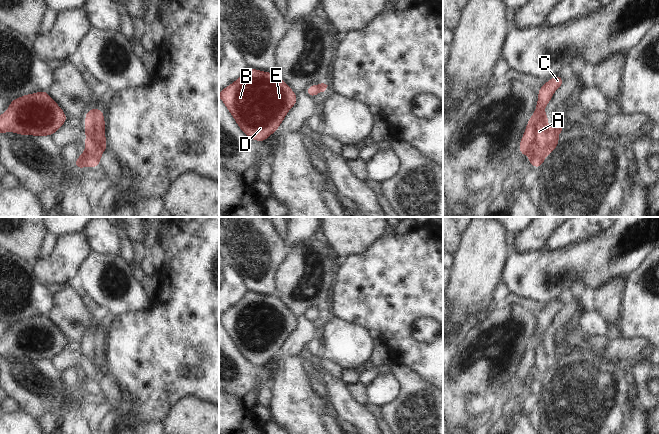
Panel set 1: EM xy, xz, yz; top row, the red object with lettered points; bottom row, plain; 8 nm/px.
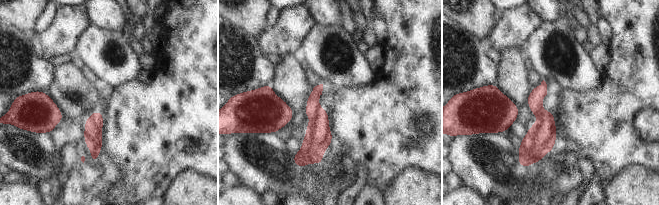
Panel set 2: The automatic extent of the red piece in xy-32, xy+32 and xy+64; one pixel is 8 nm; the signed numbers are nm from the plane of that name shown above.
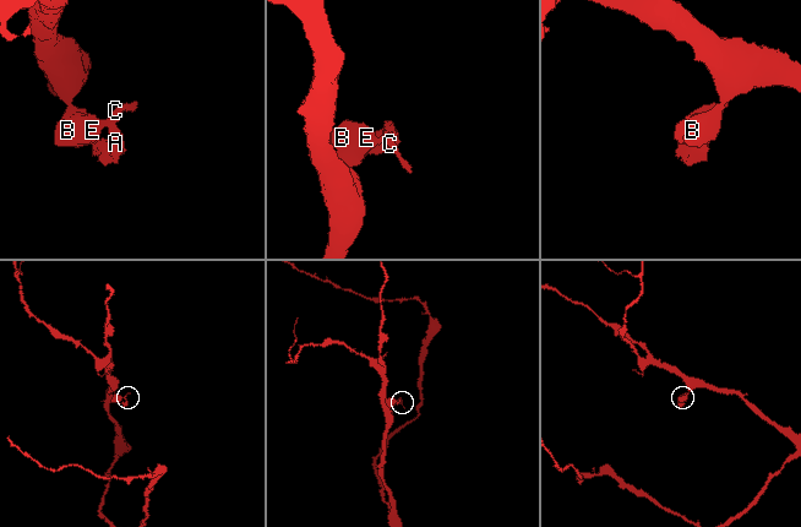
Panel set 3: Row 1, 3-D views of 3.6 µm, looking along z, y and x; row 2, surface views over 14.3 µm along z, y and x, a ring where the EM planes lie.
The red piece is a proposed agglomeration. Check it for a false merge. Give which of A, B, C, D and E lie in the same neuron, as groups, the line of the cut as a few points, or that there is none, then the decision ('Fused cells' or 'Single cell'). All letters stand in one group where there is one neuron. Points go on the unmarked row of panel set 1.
Groups: A / B C D E. Split along xy (96, 332), (86, 346). Fused cells.

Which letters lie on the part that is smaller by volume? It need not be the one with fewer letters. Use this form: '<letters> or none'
A

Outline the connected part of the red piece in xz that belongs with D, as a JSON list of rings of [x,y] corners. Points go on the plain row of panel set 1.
[[[247,292],[240,302],[219,316],[219,322],[242,356],[257,366],[264,366],[272,357],[278,355],[287,337],[297,327],[297,318],[277,297],[255,292]]]

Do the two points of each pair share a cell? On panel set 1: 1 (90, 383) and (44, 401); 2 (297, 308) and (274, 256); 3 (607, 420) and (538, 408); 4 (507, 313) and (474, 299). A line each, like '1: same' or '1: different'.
1: same
2: different
3: same
4: different

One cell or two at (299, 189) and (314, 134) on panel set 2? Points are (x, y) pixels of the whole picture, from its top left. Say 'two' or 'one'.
two

